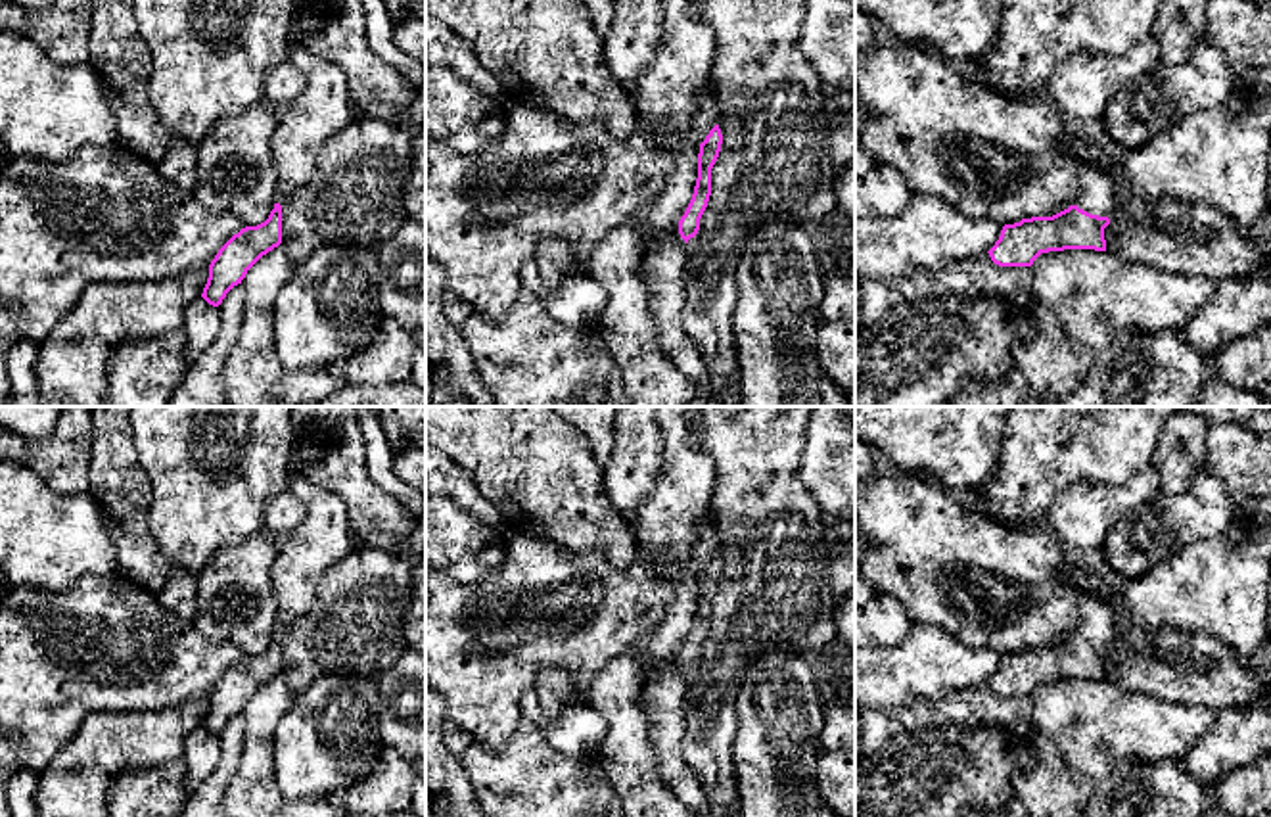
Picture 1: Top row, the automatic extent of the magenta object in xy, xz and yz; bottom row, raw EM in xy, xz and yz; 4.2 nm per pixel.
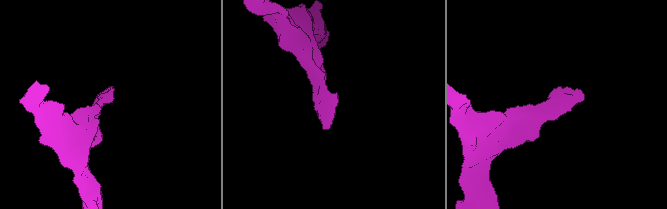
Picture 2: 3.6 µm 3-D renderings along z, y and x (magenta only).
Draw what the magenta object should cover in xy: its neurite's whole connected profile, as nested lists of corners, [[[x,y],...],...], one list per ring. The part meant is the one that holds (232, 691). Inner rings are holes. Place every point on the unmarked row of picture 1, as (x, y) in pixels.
[[[303,474],[289,476],[289,489],[307,516],[278,543],[270,579],[278,600],[278,625],[268,648],[234,664],[209,694],[201,727],[219,736],[242,713],[247,700],[282,673],[282,635],[316,596],[318,579],[355,549],[347,508],[339,495],[324,491]]]

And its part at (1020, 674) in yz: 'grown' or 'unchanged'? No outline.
grown

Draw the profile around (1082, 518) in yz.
[[[1154,464],[1123,483],[1075,483],[1049,508],[1045,525],[1068,549],[1097,552],[1127,512],[1160,497],[1160,474]]]

